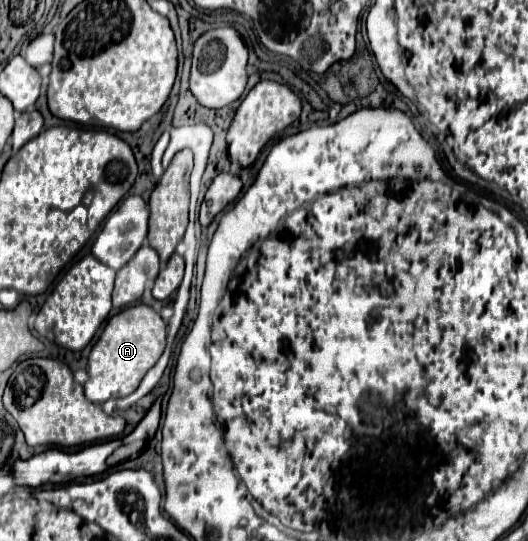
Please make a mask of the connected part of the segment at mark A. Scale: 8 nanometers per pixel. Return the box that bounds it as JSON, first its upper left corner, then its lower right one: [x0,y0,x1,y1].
[83,304,165,404]

